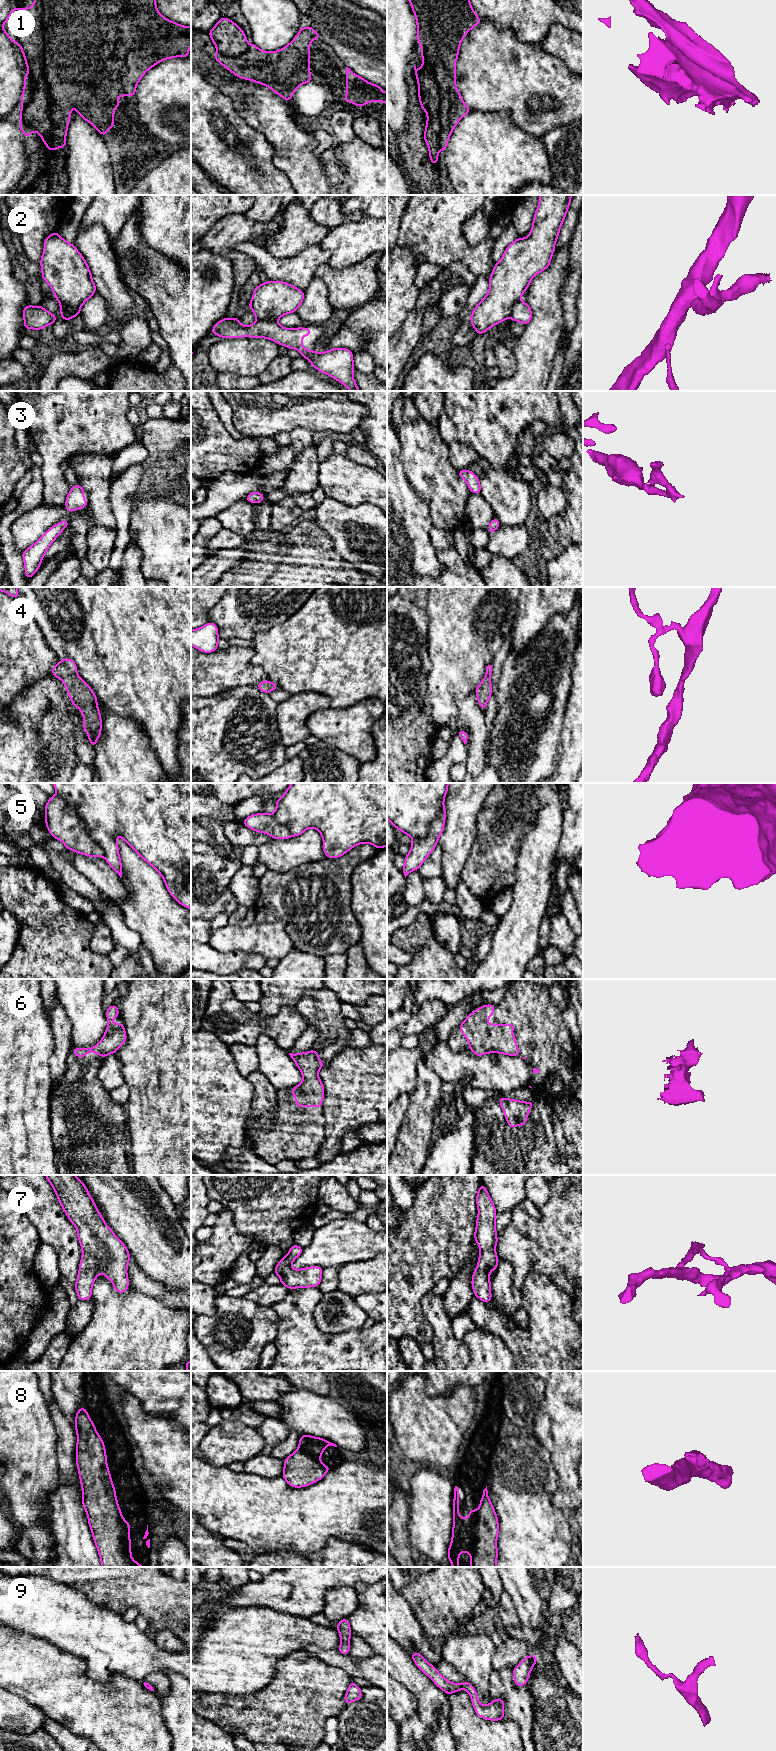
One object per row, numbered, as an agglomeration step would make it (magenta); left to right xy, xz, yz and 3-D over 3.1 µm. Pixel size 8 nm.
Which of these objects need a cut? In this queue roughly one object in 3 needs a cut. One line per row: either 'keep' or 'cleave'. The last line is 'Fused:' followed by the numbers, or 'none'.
1: keep
2: cleave
3: keep
4: keep
5: cleave
6: keep
7: keep
8: cleave
9: keep
Fused: 2, 5, 8

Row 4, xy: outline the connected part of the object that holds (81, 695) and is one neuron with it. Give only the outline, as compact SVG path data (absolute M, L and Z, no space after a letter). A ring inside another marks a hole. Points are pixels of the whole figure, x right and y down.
M70 658L59 662L51 669L54 677L60 678L66 686L74 707L78 707L84 718L83 728L89 737L91 746L97 743L101 736L102 720L97 706L97 697L91 687L77 674L77 665Z

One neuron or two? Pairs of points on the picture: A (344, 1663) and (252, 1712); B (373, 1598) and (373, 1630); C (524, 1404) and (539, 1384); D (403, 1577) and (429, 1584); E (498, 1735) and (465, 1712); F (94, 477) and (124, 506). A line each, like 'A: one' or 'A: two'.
A: two
B: one
C: one
D: two
E: one
F: two

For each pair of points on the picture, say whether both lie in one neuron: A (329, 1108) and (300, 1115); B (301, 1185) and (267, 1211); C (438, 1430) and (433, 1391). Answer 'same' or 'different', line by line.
A: different
B: same
C: different

